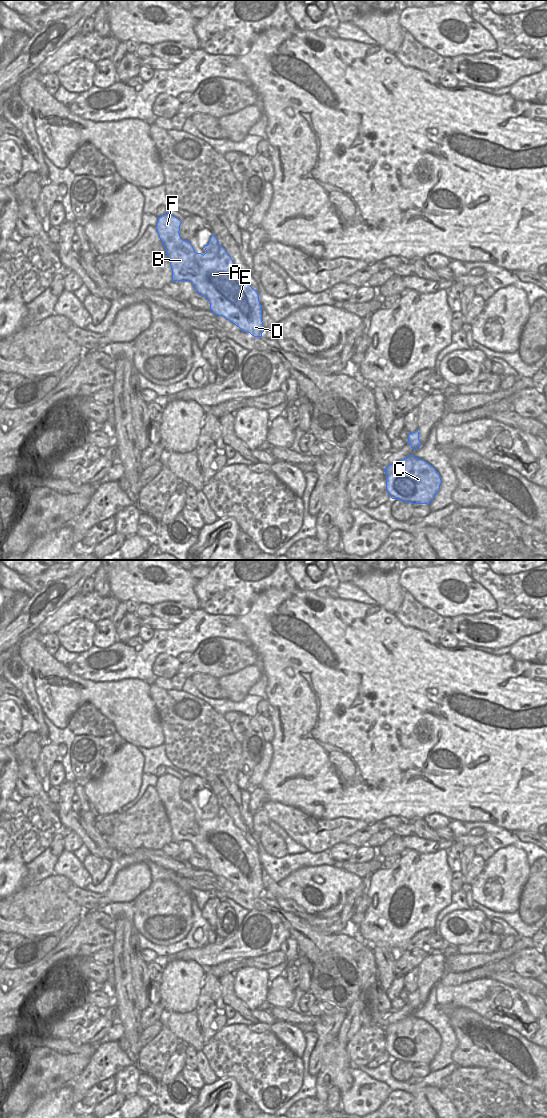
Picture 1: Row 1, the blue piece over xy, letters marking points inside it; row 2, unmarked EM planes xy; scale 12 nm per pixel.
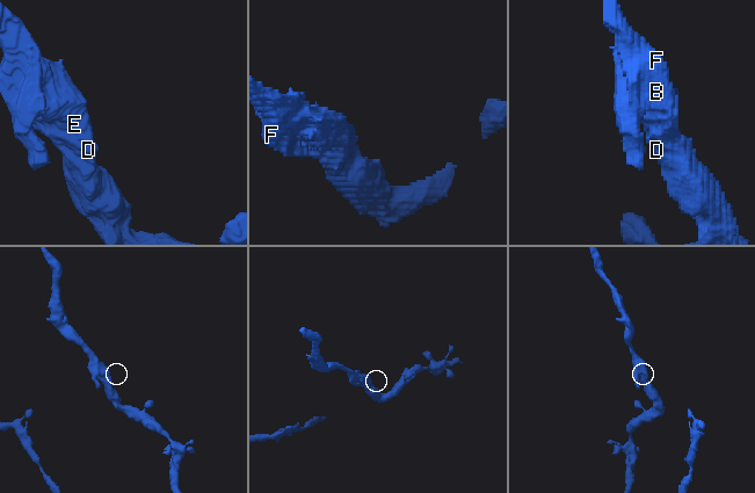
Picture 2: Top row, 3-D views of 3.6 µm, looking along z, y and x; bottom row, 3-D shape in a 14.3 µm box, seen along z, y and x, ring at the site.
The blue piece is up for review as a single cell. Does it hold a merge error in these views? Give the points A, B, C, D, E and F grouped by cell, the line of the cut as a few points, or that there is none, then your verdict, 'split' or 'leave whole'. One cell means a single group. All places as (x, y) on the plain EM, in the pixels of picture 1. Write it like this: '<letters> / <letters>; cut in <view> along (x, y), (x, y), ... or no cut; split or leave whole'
A B C D E F; no cut; leave whole

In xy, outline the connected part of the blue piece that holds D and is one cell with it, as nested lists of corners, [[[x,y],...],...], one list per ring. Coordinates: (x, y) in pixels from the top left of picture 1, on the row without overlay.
[[[165,773],[158,777],[156,791],[166,810],[172,830],[172,841],[189,841],[195,850],[210,862],[210,871],[223,876],[243,892],[254,897],[262,897],[264,886],[262,882],[262,866],[258,852],[251,847],[241,830],[234,824],[227,811],[218,803],[215,795],[203,807],[206,813],[196,813],[191,803],[180,796],[181,781]]]

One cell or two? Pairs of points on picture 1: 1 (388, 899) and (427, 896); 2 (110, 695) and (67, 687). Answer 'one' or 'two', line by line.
1: one
2: one

